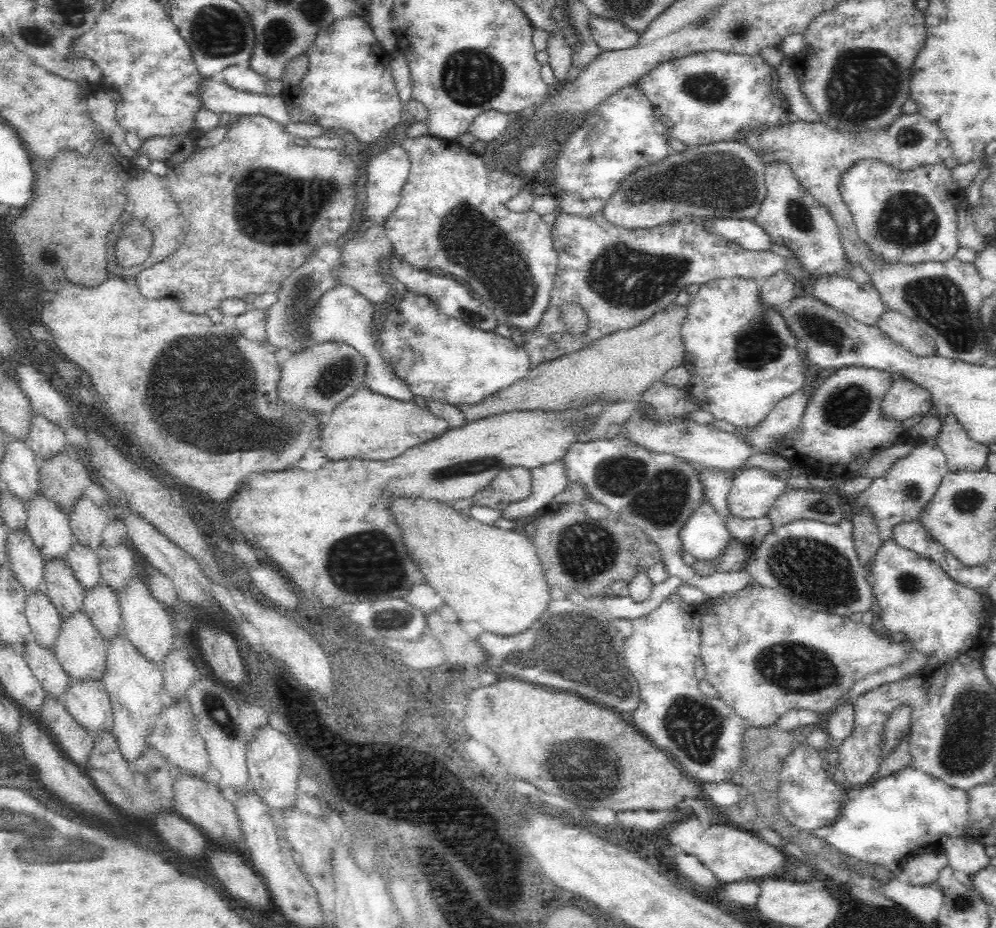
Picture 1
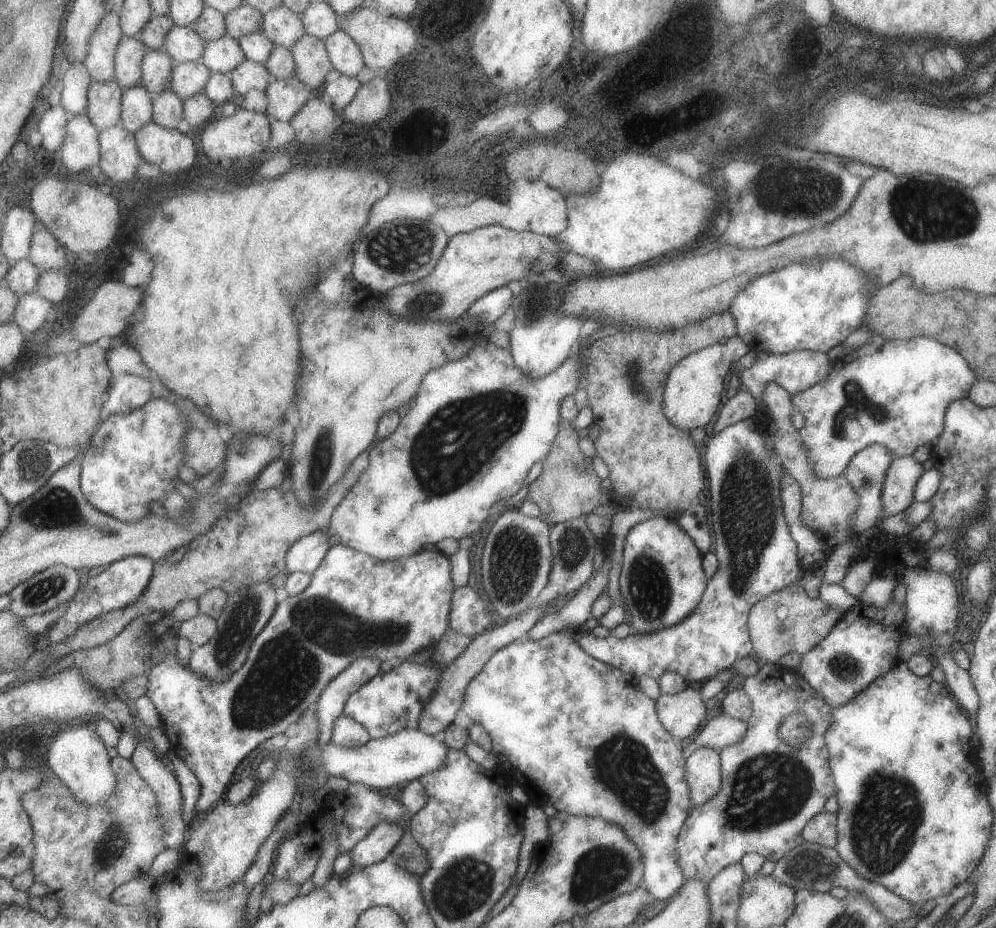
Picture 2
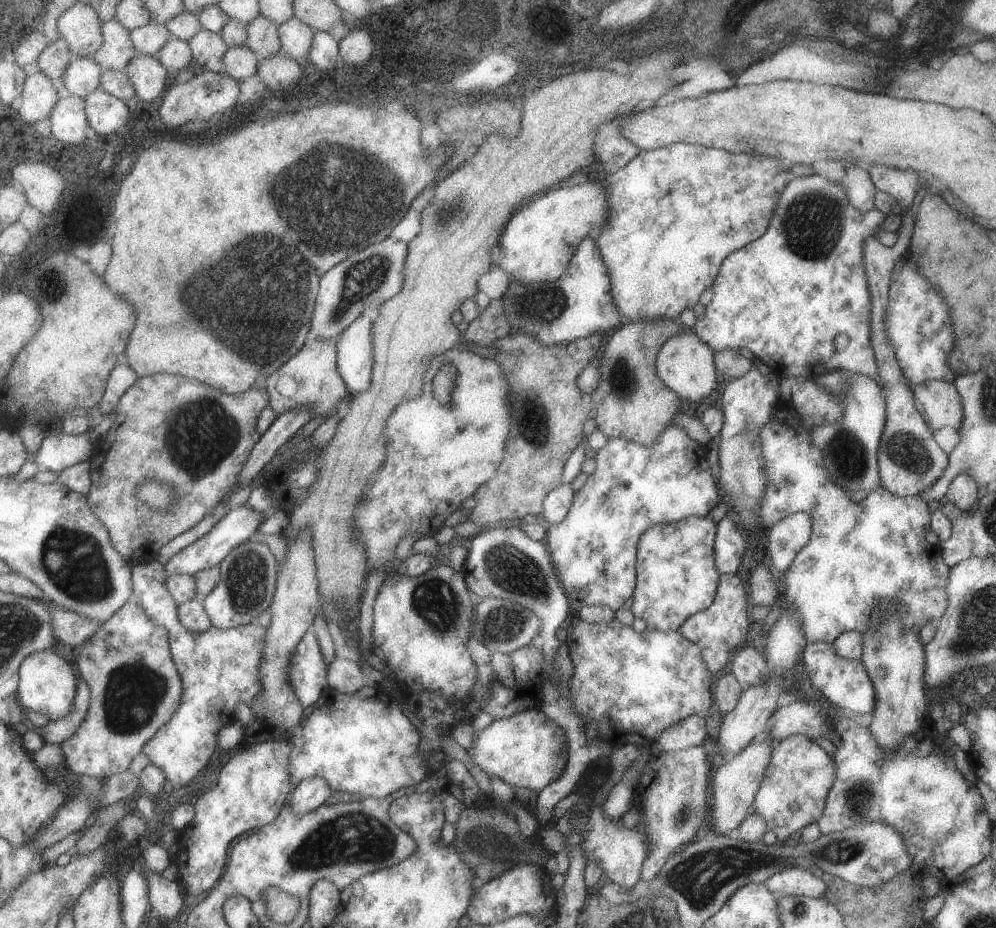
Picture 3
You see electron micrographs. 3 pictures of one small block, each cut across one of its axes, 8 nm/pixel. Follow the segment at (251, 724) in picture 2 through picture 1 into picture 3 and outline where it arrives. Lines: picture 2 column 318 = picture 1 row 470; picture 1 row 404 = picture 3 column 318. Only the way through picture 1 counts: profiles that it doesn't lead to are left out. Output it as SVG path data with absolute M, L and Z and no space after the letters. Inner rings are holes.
M307 632L307 636L301 638L301 644L295 650L295 658L289 666L289 680L305 710L317 704L323 698L323 692L331 688L327 668L329 666L319 636Z

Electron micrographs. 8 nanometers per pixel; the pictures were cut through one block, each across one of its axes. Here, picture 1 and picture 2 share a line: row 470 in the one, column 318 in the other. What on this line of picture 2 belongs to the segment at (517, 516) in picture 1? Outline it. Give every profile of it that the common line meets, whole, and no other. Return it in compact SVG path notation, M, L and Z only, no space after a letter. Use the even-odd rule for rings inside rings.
M315 532L303 540L299 540L289 556L287 556L287 564L289 570L295 572L307 572L307 574L315 574L319 570L319 566L323 564L325 556L331 552L333 548L333 534L331 532Z

